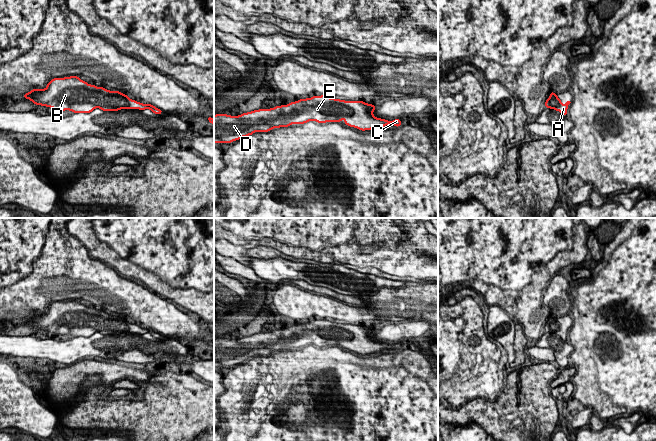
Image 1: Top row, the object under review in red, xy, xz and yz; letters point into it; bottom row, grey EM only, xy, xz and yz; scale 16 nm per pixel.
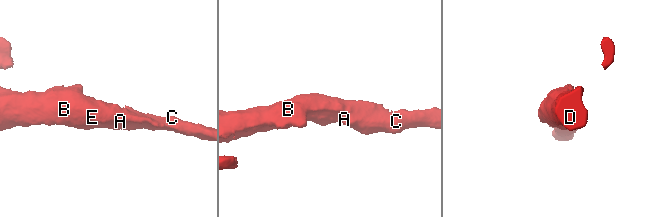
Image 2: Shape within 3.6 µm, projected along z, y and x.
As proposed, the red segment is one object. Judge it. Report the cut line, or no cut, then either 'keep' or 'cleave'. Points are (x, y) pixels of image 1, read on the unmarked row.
cut none; keep

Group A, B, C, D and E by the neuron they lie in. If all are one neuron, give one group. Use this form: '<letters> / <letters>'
A B C D E

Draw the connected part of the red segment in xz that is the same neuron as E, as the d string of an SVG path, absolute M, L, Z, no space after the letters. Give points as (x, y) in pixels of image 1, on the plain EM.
M325 319L299 323L287 329L259 333L238 340L214 339L214 367L231 367L255 356L268 356L273 352L289 351L309 345L318 347L342 344L361 355L380 353L386 349L401 350L401 344L388 345L373 339L376 331L363 325L345 325Z

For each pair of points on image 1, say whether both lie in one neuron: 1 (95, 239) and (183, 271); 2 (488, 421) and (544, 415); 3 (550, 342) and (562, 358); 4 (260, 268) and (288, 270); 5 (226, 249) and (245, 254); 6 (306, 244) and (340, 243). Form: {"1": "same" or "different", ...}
{"1": "same", "2": "same", "3": "same", "4": "same", "5": "same", "6": "same"}

